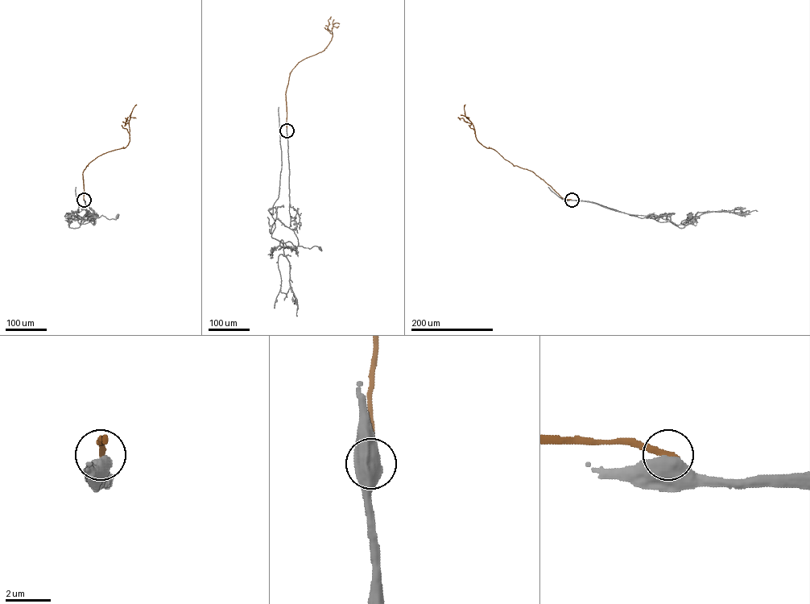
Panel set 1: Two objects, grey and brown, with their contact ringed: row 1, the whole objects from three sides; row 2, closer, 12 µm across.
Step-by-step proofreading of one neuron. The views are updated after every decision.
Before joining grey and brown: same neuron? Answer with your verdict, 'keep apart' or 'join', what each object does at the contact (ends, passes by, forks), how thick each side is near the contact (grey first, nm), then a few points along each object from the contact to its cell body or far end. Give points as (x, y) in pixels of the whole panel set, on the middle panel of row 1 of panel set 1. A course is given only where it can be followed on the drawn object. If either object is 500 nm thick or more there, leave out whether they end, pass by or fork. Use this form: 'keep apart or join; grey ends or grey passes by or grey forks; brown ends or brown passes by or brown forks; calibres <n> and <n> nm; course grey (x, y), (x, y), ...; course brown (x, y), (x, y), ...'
keep apart; calibres 850 and 280 nm; course grey (287, 130), (291, 225), (289, 227), (295, 234), (298, 246), (320, 248); course brown (287, 130), (285, 93), (290, 73), (299, 62), (324, 50), (332, 36), (332, 23), (339, 23)

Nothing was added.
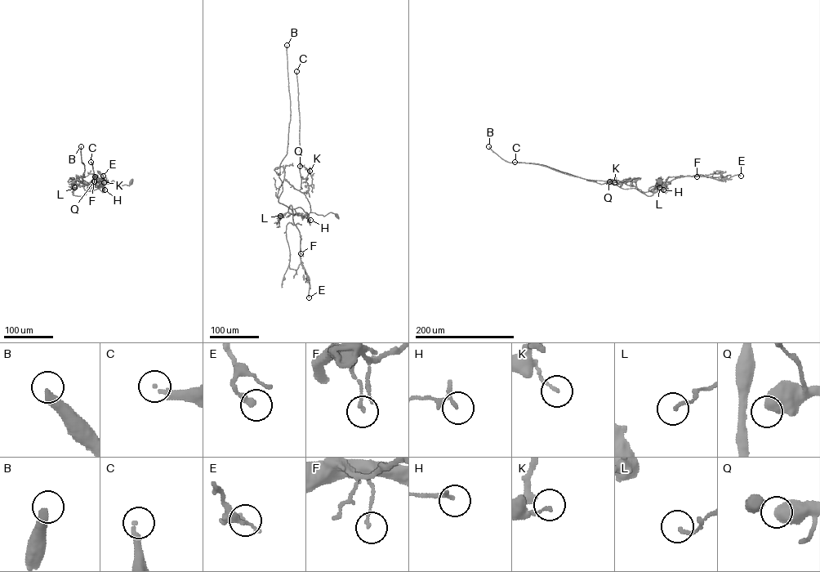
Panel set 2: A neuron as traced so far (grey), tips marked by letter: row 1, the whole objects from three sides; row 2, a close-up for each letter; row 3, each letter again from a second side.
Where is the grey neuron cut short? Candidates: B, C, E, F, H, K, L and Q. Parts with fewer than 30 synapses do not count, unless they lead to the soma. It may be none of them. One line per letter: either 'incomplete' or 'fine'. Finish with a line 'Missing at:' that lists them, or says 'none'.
B: incomplete
C: incomplete
E: fine
F: fine
H: fine
K: fine
L: fine
Q: fine
Missing at: B, C

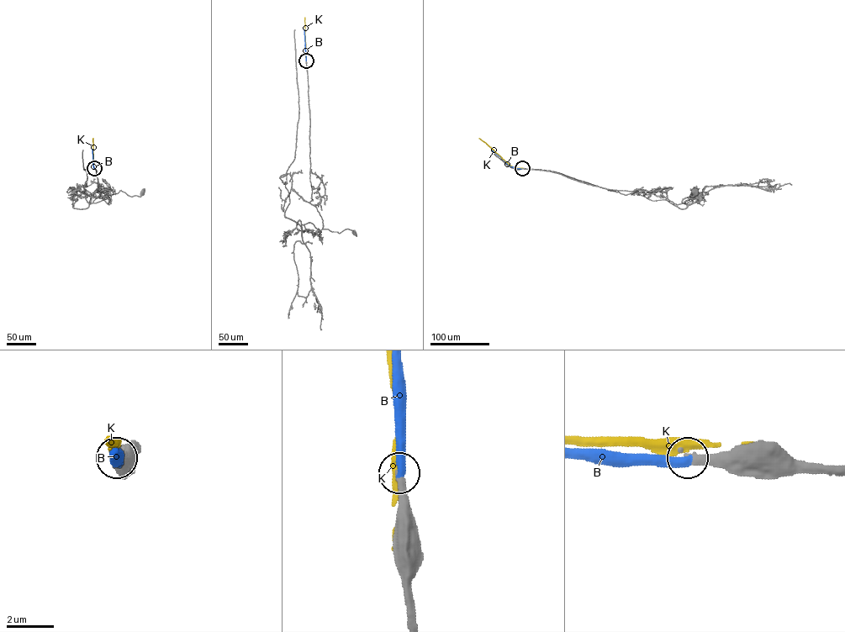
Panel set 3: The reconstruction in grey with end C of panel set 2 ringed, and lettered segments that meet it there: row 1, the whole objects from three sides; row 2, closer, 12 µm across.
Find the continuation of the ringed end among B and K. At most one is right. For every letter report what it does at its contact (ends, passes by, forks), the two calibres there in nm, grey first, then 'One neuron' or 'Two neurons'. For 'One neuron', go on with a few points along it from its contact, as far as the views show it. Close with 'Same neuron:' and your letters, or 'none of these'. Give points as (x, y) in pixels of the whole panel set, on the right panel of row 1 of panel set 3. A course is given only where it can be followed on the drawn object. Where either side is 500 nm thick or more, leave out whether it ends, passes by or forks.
B: It ends there. Thickness 400 nm (grey) against 360 nm. One neuron. Its course: (522, 168), (509, 165), (491, 149)
K: It passes by. Thickness 280 nm (grey) against 420 nm. Two neurons
Same neuron: B

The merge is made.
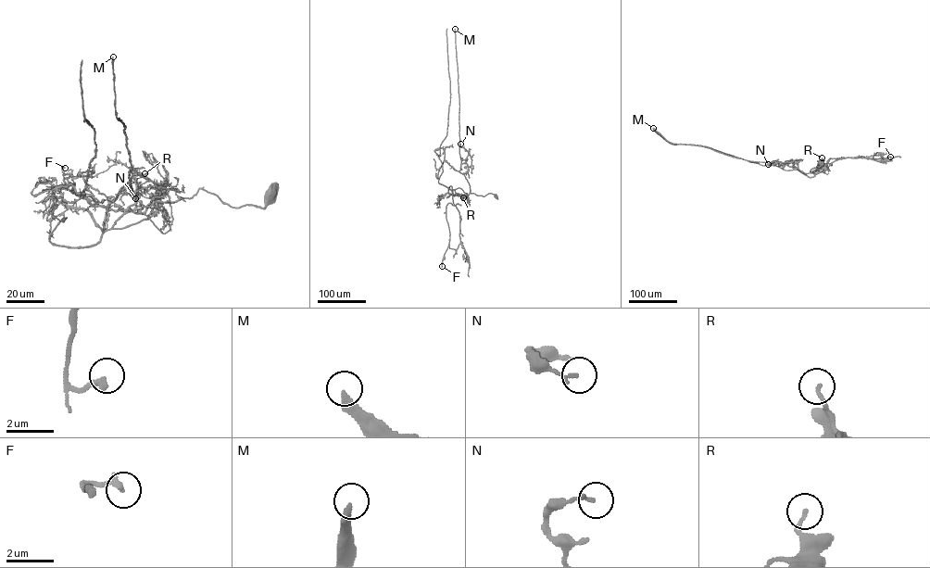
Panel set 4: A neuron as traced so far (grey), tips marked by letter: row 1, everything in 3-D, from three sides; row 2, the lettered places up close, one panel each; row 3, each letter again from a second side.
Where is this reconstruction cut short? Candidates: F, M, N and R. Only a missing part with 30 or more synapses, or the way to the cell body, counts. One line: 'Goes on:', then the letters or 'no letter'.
Goes on: M

